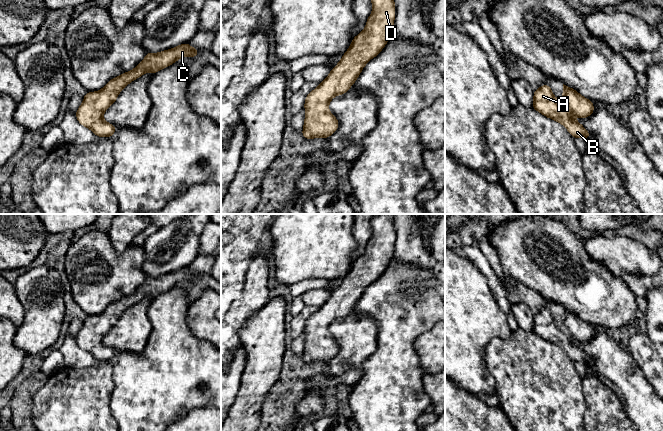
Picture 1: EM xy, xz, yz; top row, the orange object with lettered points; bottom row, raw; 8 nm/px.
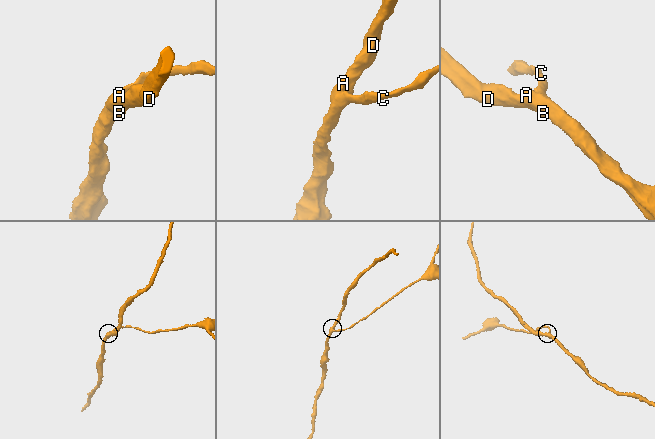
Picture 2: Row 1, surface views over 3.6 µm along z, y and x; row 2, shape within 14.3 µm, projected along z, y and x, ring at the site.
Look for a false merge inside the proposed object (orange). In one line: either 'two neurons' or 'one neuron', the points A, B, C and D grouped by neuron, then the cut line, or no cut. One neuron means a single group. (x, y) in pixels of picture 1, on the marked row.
one neuron; A B C D; no cut

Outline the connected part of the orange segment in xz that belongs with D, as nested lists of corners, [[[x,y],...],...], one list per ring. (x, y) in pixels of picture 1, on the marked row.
[[[371,0],[371,3],[372,13],[365,29],[352,39],[350,47],[327,78],[306,96],[302,130],[305,139],[327,139],[337,131],[339,122],[328,109],[330,101],[350,89],[364,66],[382,51],[393,34],[394,0]]]

